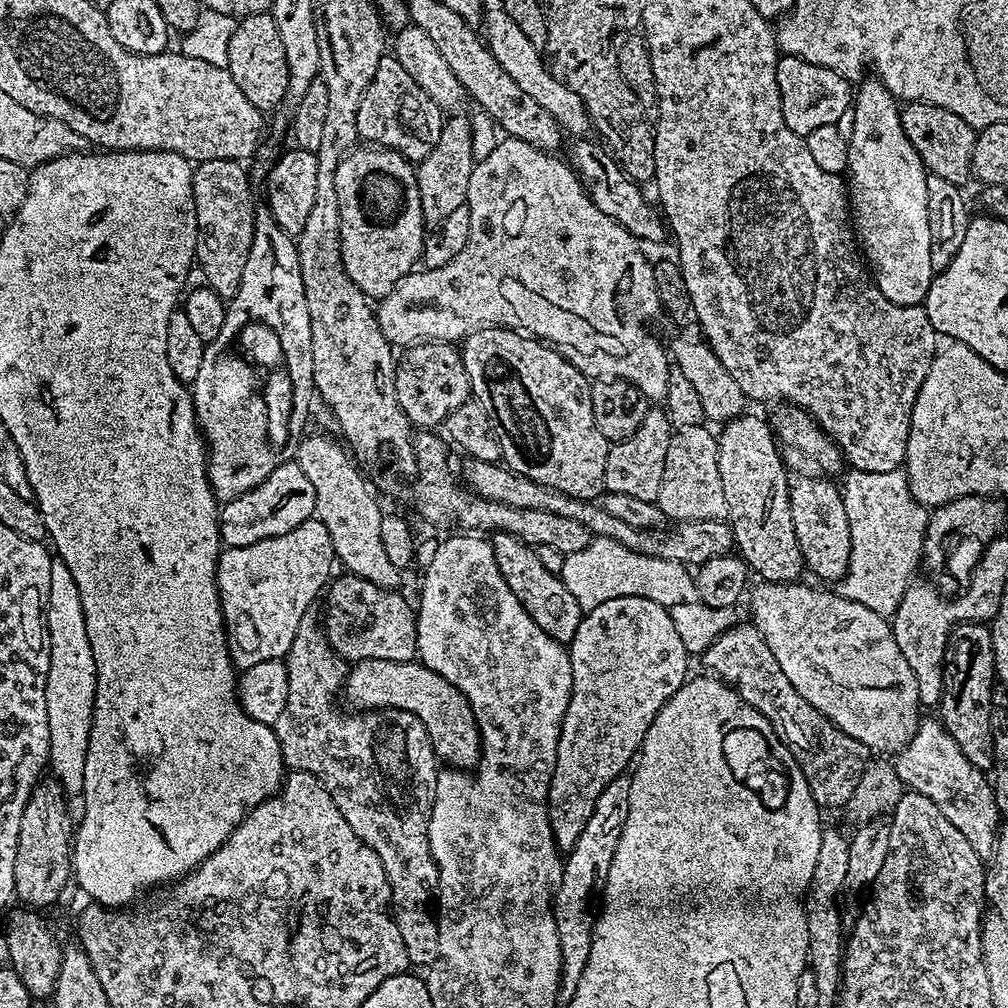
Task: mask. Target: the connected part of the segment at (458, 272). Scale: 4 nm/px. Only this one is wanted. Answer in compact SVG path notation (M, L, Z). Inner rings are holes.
M504 138L487 158L475 161L470 174L470 190L468 191L468 209L470 210L470 242L454 258L454 262L446 262L446 266L414 270L405 276L389 296L383 297L375 309L376 320L380 324L382 334L393 345L411 346L417 342L460 342L471 332L483 328L515 328L541 342L547 342L556 351L571 360L572 365L581 369L589 378L611 378L625 380L634 385L650 402L663 401L668 390L668 374L670 371L670 352L654 333L648 329L648 323L662 312L659 290L655 284L653 261L643 252L641 241L630 235L618 222L606 218L598 206L584 190L580 177L567 163L564 164L551 151L530 146L530 142L515 138Z

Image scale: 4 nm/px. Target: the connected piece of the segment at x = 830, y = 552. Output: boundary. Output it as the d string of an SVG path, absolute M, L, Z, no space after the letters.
M824 474L816 476L789 475L788 493L790 494L790 514L794 518L794 534L798 534L798 546L802 550L805 569L817 576L817 581L838 582L848 573L850 566L850 522L846 518L846 506L844 505L844 493L838 487L835 479Z

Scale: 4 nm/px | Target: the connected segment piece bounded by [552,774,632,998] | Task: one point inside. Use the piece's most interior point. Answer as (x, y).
(587, 863)

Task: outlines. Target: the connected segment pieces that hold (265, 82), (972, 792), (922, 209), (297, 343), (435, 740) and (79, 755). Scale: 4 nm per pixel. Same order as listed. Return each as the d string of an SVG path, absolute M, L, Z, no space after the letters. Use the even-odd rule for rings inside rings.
M259 12L253 16L245 16L237 23L233 37L229 42L229 60L227 70L238 82L238 90L254 102L254 106L261 112L271 113L271 108L276 108L280 103L285 103L288 95L288 67L286 66L286 50L282 47L282 38L278 35L278 26L268 12Z
M921 719L914 738L901 752L895 753L894 765L904 786L918 794L926 794L926 798L930 798L934 806L946 814L947 820L966 834L966 842L974 846L981 860L991 861L996 853L996 834L1002 827L991 779L974 767L962 750L958 750L958 742L944 731L939 719Z
M879 78L871 79L865 79L859 85L861 88L857 87L855 89L854 109L850 116L850 121L852 120L852 132L850 128L850 139L848 141L848 172L850 175L846 180L846 187L850 193L850 216L854 221L854 231L859 243L862 245L863 255L866 257L867 263L874 273L876 285L880 287L882 294L886 294L886 298L890 298L890 302L894 302L895 304L920 306L923 305L926 294L930 290L934 275L932 263L930 262L930 218L928 217L928 199L926 198L926 182L928 181L929 173L924 167L918 150L914 148L910 142L910 138L906 136L906 130L903 129L902 118L900 117L902 111L901 105L898 103L896 97L892 95L892 91Z
M267 206L256 209L256 229L250 246L250 258L246 258L246 267L242 269L242 278L238 286L238 294L226 304L226 322L222 322L222 331L218 338L207 341L202 354L202 366L198 369L198 378L190 385L192 405L196 408L196 422L200 425L208 454L208 481L217 501L227 502L246 494L254 486L258 486L272 473L278 465L291 457L298 436L294 433L308 420L308 396L304 387L312 384L312 335L310 334L310 310L306 310L306 290L302 286L302 266L300 255L296 249L296 240L278 222L274 222L272 211Z
M357 660L348 669L345 678L342 700L349 704L349 709L355 710L357 713L370 712L376 709L409 711L414 714L414 718L418 718L418 722L422 722L422 726L426 726L426 734L430 738L433 750L436 751L437 761L453 764L456 768L464 768L460 770L472 770L480 763L482 755L482 745L480 742L480 727L476 724L476 715L470 702L462 694L462 690L458 690L458 686L454 686L450 682L446 682L446 678L442 678L442 674L434 674L434 670L430 670L425 664L407 660L406 662L386 662L385 660Z
M53 559L50 566L50 598L48 599L48 649L50 670L46 678L46 714L50 722L50 754L48 762L51 775L62 785L65 793L83 793L86 750L90 742L92 715L96 709L96 663L90 650L90 638L86 634L86 618L82 614L82 598L66 562Z

